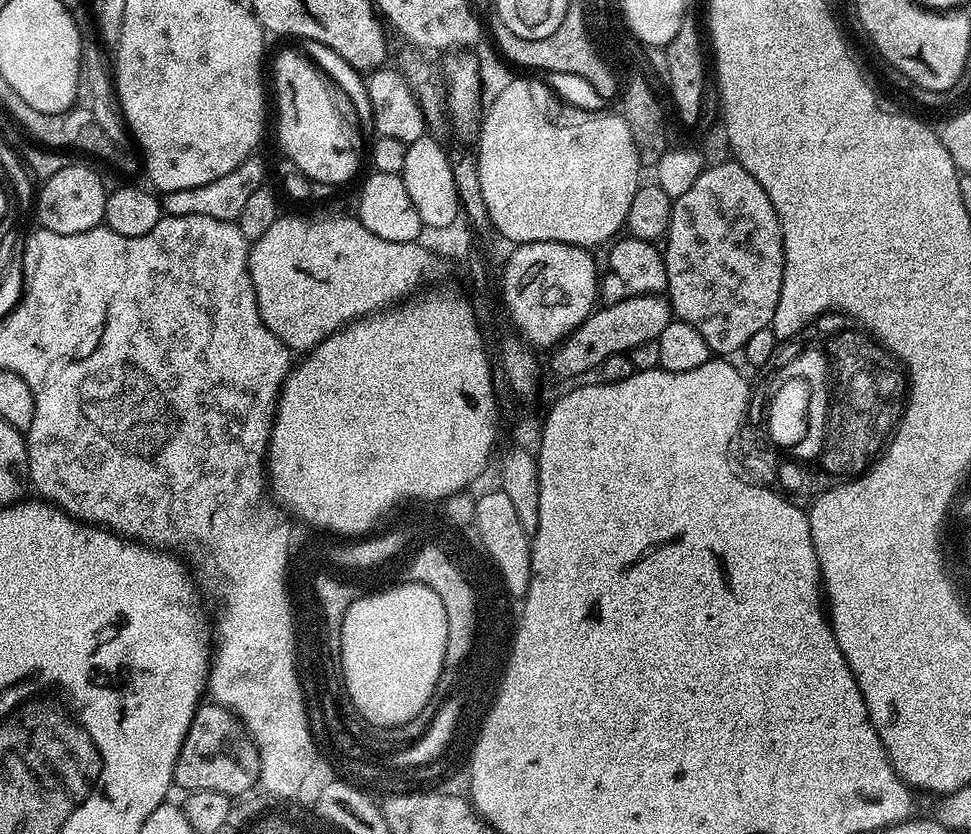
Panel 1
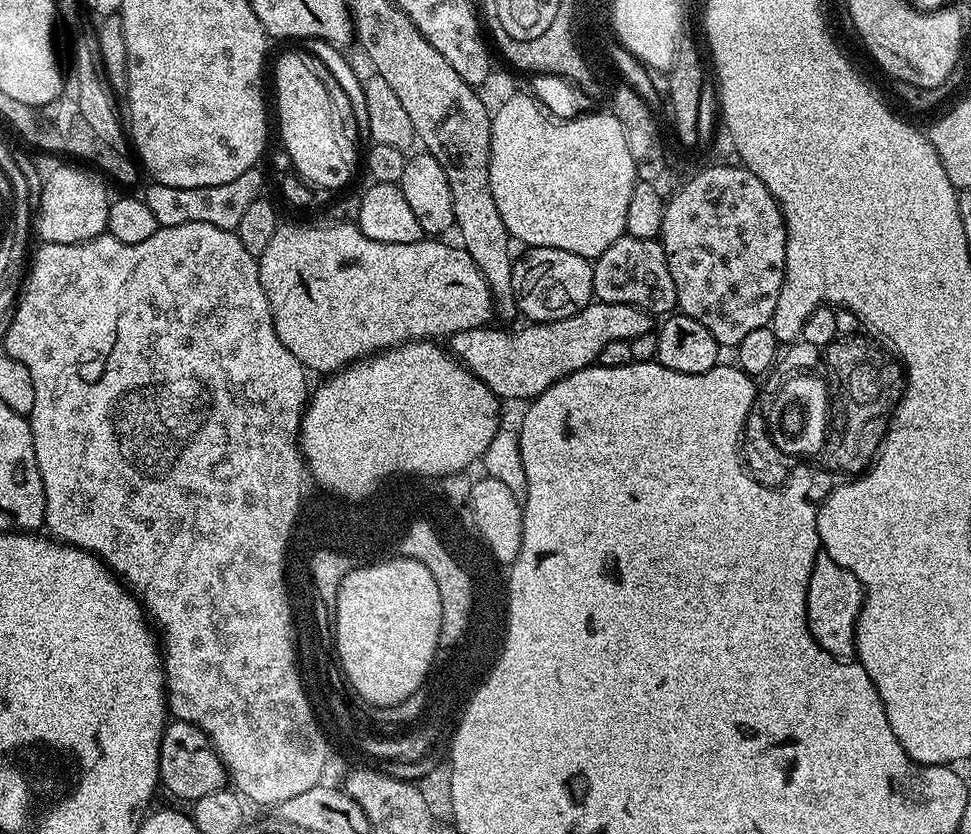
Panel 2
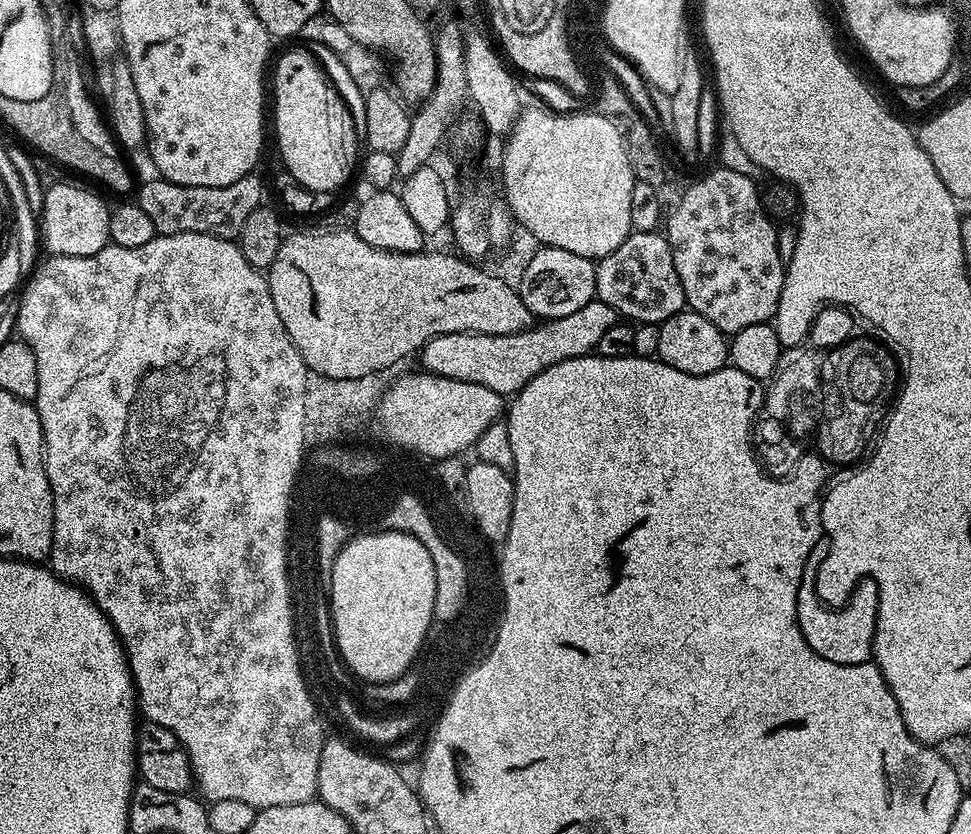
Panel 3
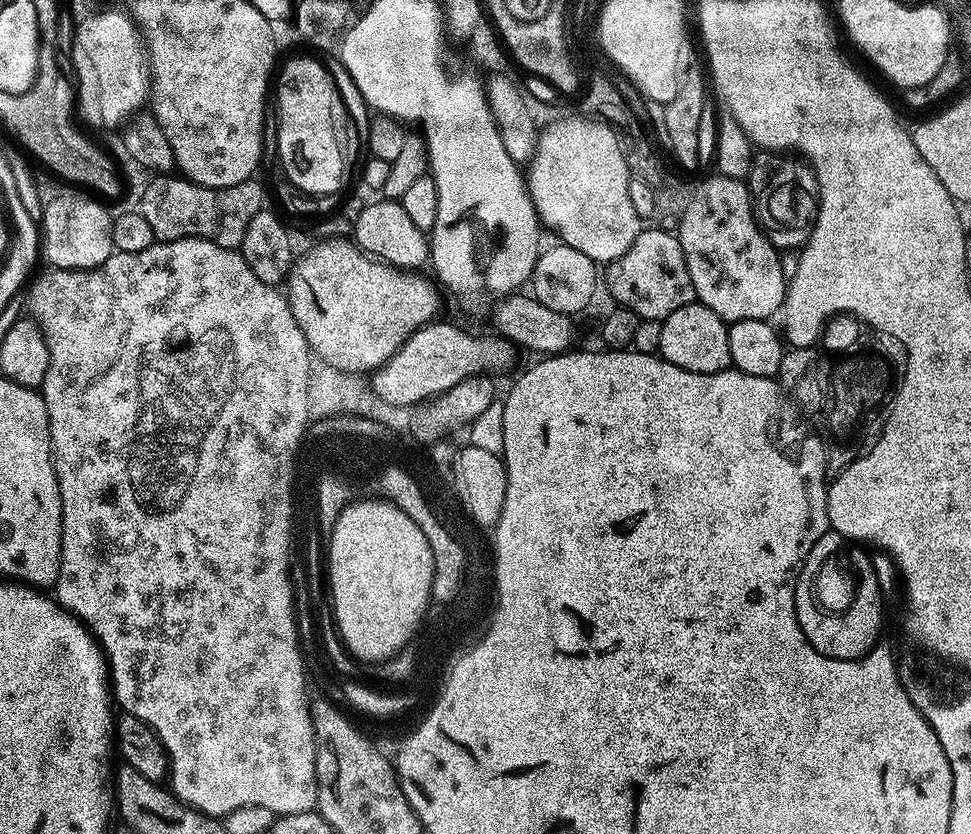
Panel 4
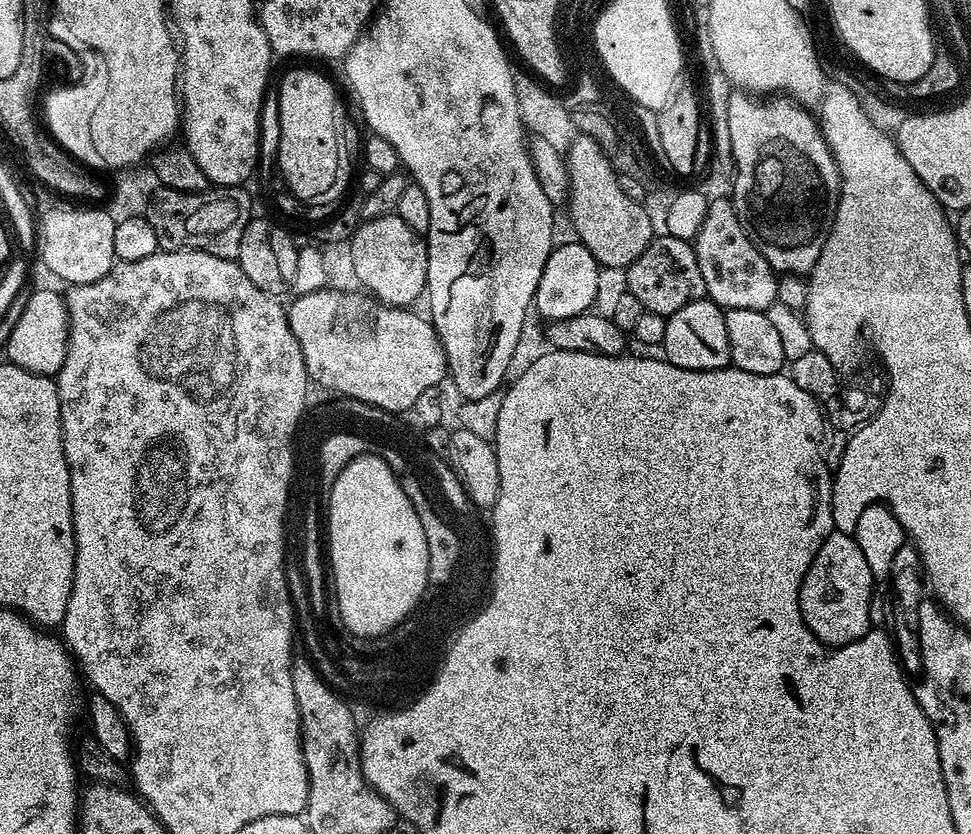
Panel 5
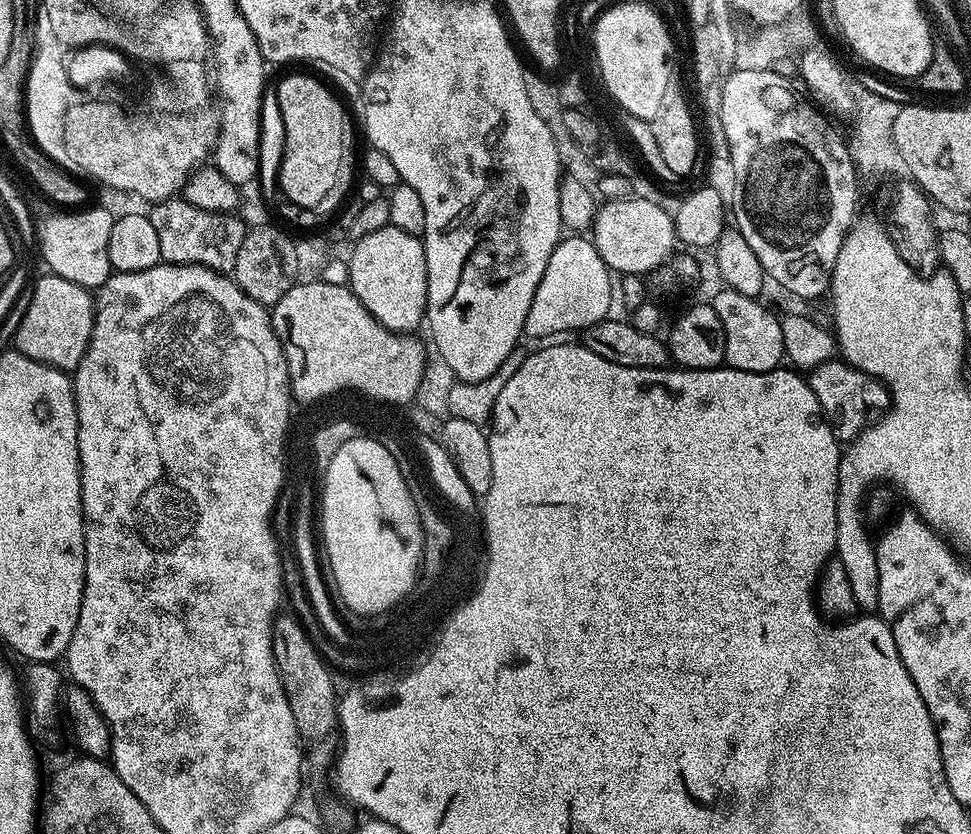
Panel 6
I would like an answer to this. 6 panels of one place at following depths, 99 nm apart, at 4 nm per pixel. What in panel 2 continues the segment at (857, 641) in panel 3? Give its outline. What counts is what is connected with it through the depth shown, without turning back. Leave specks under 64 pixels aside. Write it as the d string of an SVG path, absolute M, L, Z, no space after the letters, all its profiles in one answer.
M826 554L817 556L814 570L810 574L810 586L806 590L806 618L810 626L810 634L831 656L847 659L855 653L856 619L863 604L864 588L858 582L858 578L854 574L850 574L850 570L838 566L838 562L834 562L834 558L830 558Z

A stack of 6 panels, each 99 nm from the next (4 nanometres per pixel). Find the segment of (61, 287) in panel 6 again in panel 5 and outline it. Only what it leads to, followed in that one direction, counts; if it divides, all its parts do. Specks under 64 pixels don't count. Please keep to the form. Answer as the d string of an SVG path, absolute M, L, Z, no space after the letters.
M40 288L30 293L20 317L8 332L7 363L22 366L22 370L30 370L30 374L55 378L62 370L62 362L66 362L67 349L68 306L65 297L52 288Z

